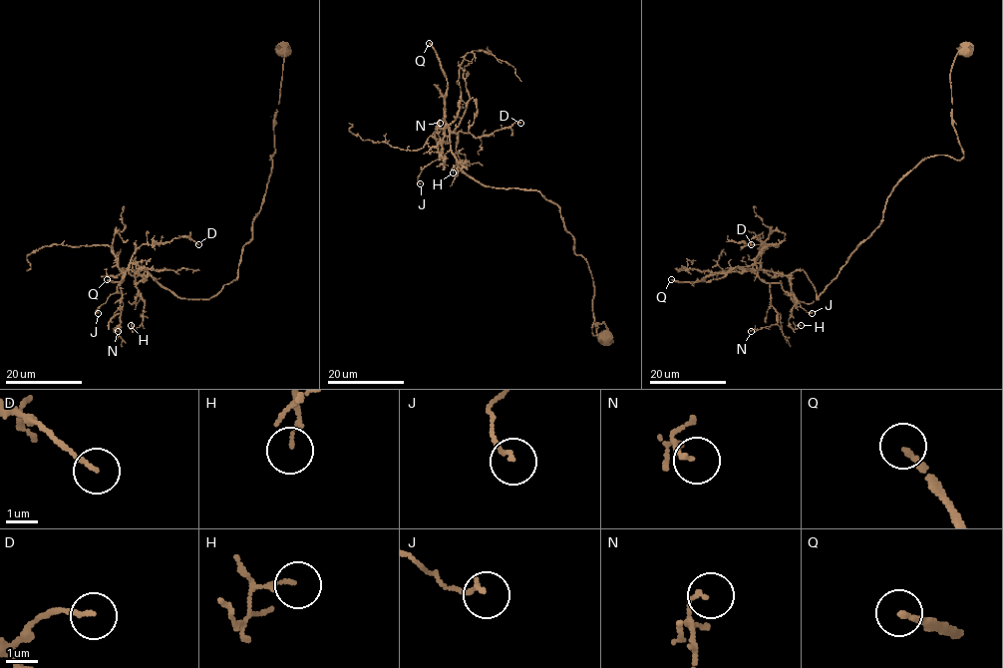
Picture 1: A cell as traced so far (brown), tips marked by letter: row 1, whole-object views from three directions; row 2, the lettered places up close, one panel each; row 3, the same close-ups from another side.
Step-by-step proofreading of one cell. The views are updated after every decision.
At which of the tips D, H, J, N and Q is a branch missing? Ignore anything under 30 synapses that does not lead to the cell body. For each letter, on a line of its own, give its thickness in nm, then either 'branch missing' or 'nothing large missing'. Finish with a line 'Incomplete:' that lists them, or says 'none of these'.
D: calibre 140 nm; nothing large missing
H: calibre 100 nm; nothing large missing
J: calibre 140 nm; nothing large missing
N: calibre 120 nm; nothing large missing
Q: calibre 180 nm; branch missing
Incomplete: Q

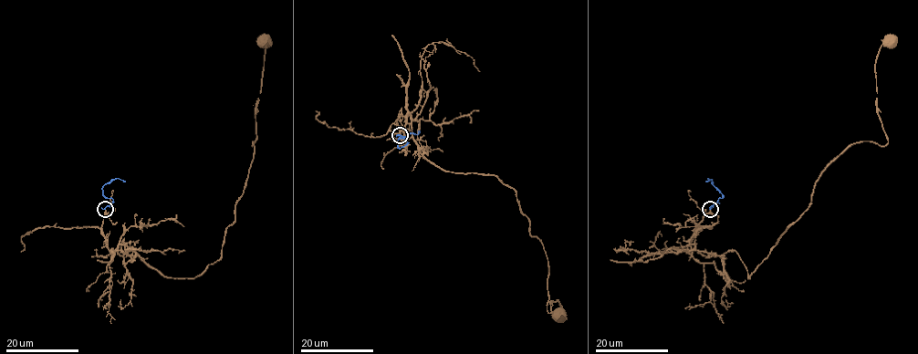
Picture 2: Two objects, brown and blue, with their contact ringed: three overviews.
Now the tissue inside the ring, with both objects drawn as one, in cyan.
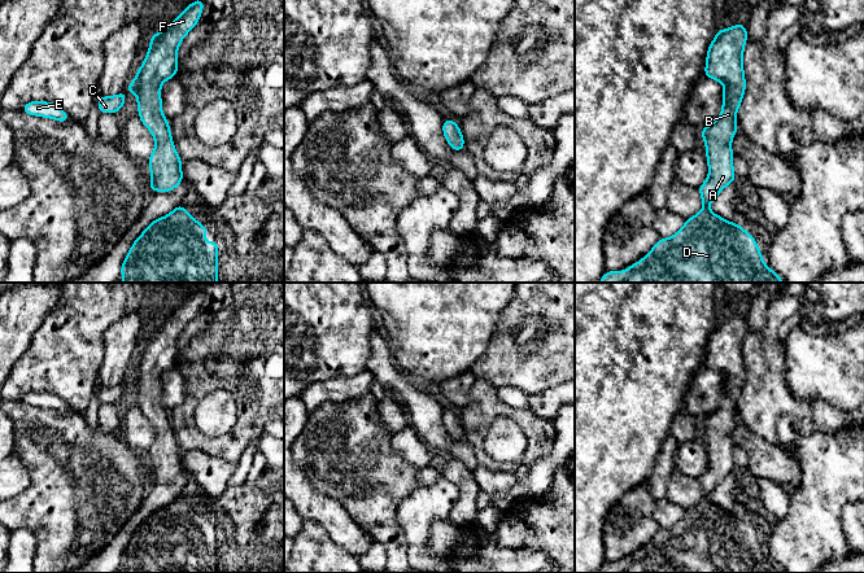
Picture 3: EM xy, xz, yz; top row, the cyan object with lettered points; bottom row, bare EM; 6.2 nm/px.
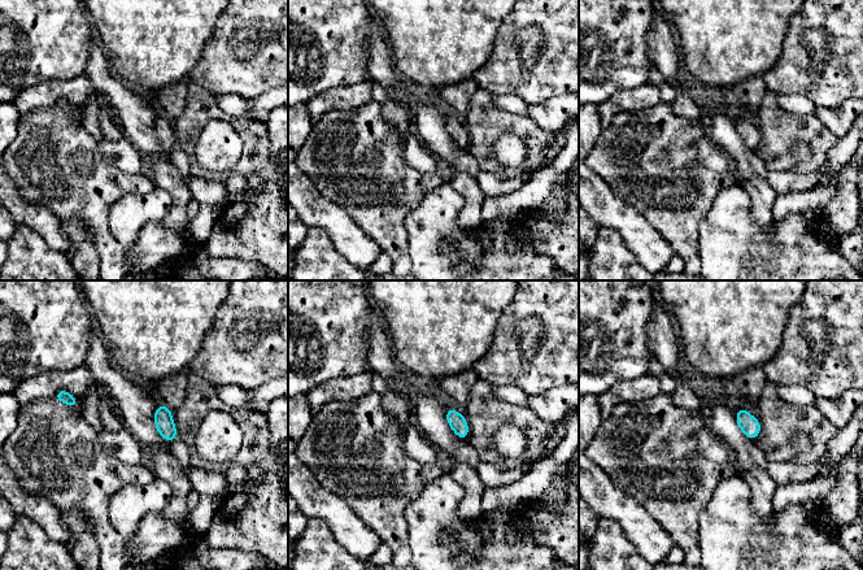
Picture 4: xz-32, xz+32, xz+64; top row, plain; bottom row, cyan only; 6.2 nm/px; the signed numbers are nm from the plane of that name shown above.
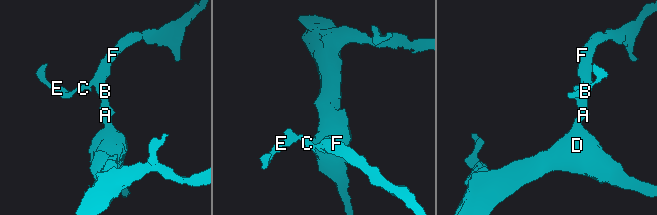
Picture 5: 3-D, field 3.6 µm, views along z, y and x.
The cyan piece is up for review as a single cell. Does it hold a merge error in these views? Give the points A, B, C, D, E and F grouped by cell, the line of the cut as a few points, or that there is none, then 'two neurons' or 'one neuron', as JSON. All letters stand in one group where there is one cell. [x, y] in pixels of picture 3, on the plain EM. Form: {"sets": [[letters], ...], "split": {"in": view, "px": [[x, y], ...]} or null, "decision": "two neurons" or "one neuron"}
{"sets": [["A", "B", "C", "D", "E", "F"]], "split": null, "decision": "one neuron"}

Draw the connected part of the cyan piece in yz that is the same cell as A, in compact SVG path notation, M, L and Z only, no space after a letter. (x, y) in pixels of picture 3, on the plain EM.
M746 315L719 320L711 332L706 349L704 366L724 375L720 407L702 419L706 433L708 468L698 477L703 498L685 511L684 517L668 529L659 529L655 537L628 560L606 563L599 573L784 573L764 554L755 529L739 517L712 503L708 497L716 486L734 472L733 441L730 438L737 423L737 401L745 385L743 338L747 331Z

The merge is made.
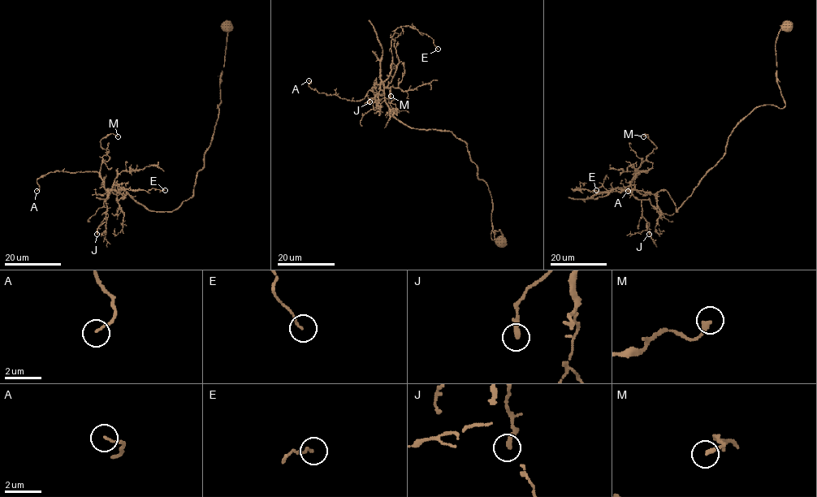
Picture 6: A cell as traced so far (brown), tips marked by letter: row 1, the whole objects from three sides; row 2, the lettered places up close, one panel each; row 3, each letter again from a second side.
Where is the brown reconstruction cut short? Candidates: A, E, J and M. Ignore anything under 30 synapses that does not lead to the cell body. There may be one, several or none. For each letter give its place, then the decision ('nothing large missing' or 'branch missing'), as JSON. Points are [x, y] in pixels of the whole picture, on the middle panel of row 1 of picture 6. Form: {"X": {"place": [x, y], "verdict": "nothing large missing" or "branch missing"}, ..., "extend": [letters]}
{"A": {"place": [309, 80], "verdict": "nothing large missing"}, "E": {"place": [438, 49], "verdict": "nothing large missing"}, "J": {"place": [369, 101], "verdict": "nothing large missing"}, "M": {"place": [391, 96], "verdict": "nothing large missing"}, "extend": []}

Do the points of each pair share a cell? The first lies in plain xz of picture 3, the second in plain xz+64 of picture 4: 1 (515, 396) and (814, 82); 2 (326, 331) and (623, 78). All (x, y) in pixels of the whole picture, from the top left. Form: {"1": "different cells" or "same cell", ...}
{"1": "different cells", "2": "same cell"}

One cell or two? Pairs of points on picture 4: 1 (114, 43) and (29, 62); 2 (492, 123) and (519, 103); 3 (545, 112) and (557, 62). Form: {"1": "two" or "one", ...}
{"1": "two", "2": "two", "3": "two"}

